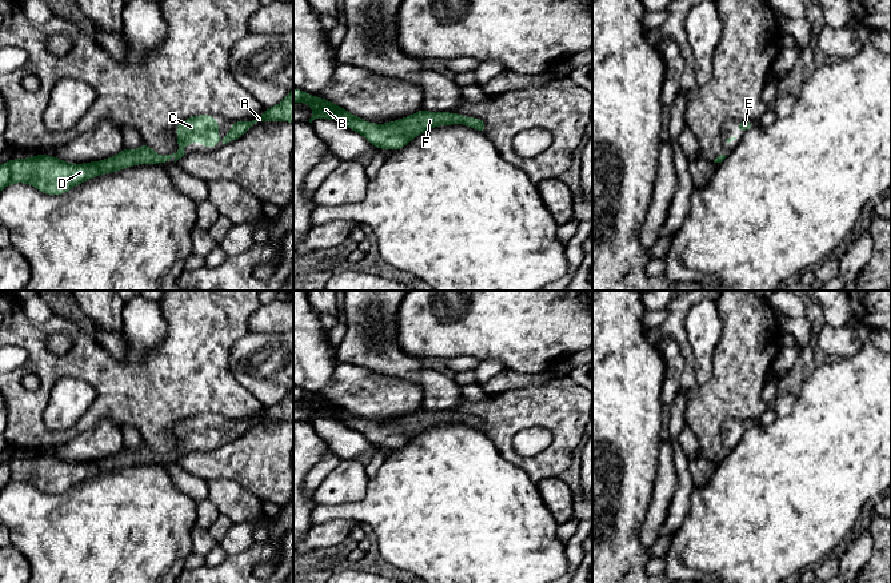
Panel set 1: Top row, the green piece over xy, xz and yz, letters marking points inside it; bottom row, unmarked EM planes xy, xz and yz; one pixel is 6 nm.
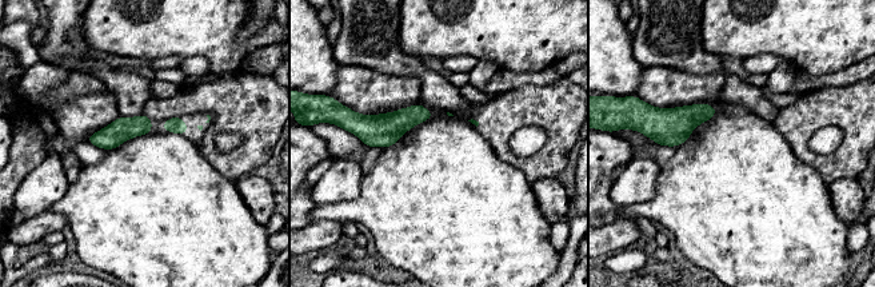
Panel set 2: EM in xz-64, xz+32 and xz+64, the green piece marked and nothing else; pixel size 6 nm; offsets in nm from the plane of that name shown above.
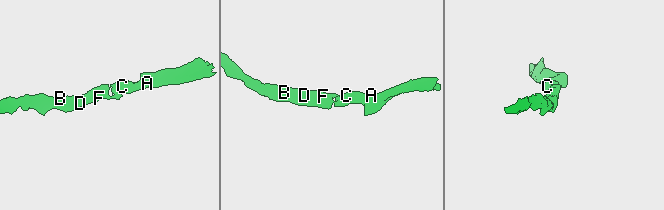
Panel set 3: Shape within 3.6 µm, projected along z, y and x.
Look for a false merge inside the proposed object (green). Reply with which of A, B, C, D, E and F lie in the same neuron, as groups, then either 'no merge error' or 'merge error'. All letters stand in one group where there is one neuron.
groups A B C D E F; no merge error

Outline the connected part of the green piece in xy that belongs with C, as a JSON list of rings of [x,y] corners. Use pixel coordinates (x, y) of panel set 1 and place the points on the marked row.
[[[212,115],[192,116],[176,124],[179,151],[160,156],[143,141],[139,149],[123,147],[116,156],[100,161],[83,164],[65,163],[55,156],[39,153],[28,159],[12,159],[0,164],[0,192],[9,184],[25,183],[36,189],[60,196],[73,187],[100,175],[120,171],[139,164],[169,164],[185,155],[184,147],[199,140],[207,148],[215,149],[219,144],[220,124]]]

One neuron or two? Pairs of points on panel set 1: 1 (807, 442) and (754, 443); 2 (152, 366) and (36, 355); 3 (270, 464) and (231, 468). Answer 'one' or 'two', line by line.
1: one
2: one
3: one

